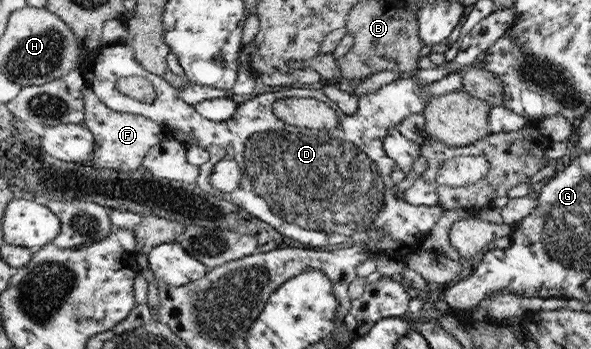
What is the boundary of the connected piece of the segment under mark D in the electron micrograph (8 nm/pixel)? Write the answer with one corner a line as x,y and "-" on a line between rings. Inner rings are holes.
126,42
110,46
101,46
96,51
89,51
87,58
79,65
79,71
82,72
88,86
94,89
94,93
100,96
100,100
106,103
108,107
121,113
144,115
149,119
154,119
163,123
166,127
174,129
176,132
186,132
196,137
196,145
211,153
210,162
202,167
202,175
198,185
214,195
214,184
212,184
212,175
214,175
214,165
224,158
232,158
240,167
242,180
240,186
230,195
224,193
220,195
226,201
236,203
238,207
246,209
250,215
256,219
262,219
264,223
270,223
278,233
300,241
304,245
312,245
318,249
332,249
334,247
350,248
359,245
366,249
368,254
388,256
393,260
405,263
407,257
420,251
420,244
427,233
436,225
436,222
442,217
443,208
440,205
433,206
415,206
408,204
401,198
395,190
393,172
397,169
397,161
390,156
384,147
386,136
389,135
392,128
398,128
400,123
404,122
415,114
423,114
426,104
420,96
421,85
418,84
416,75
409,78
400,78
393,81
378,91
371,91
359,96
359,107
356,115
346,115
336,103
334,103
323,90
314,90
310,88
286,87
285,90
276,92
266,92
258,94
254,99
238,104
236,112
232,118
224,122
214,122
207,119
198,112
194,104
187,103
181,96
181,90
174,87
170,82
161,78
159,75
148,71
138,59
136,48
-
145,76
150,79
156,87
158,99
154,103
144,103
132,96
126,95
118,85
123,77
-
283,98
314,98
329,105
338,117
338,126
334,130
310,131
305,129
296,129
294,126
287,125
274,115
274,103
-
376,230
382,230
383,235
380,240
372,240
372,234

